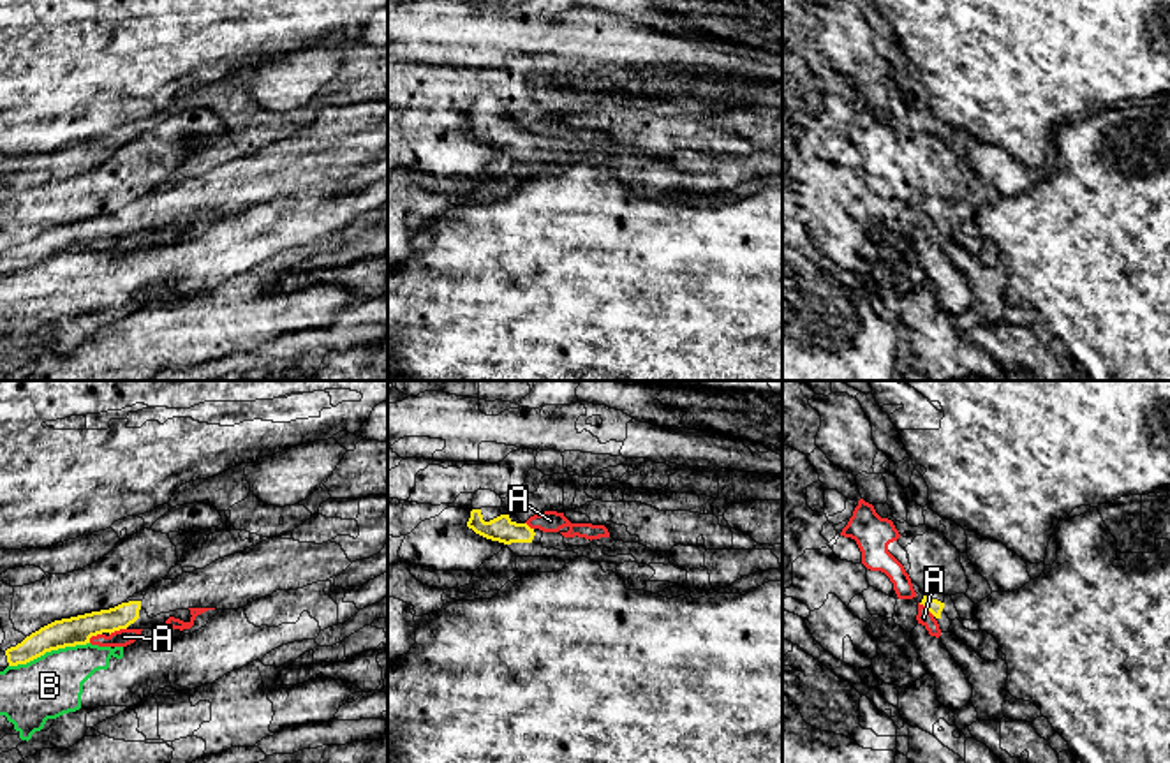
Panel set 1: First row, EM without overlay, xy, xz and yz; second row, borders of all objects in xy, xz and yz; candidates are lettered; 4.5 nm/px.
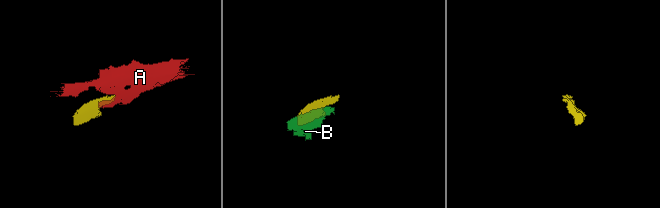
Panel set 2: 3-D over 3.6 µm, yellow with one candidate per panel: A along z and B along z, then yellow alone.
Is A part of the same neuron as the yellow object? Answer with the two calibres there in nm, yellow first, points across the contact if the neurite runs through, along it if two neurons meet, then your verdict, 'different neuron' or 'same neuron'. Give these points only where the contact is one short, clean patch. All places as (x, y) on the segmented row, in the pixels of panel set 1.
130/80 nm | along xy (125, 628), (115, 629), (110, 635) | different neuron

